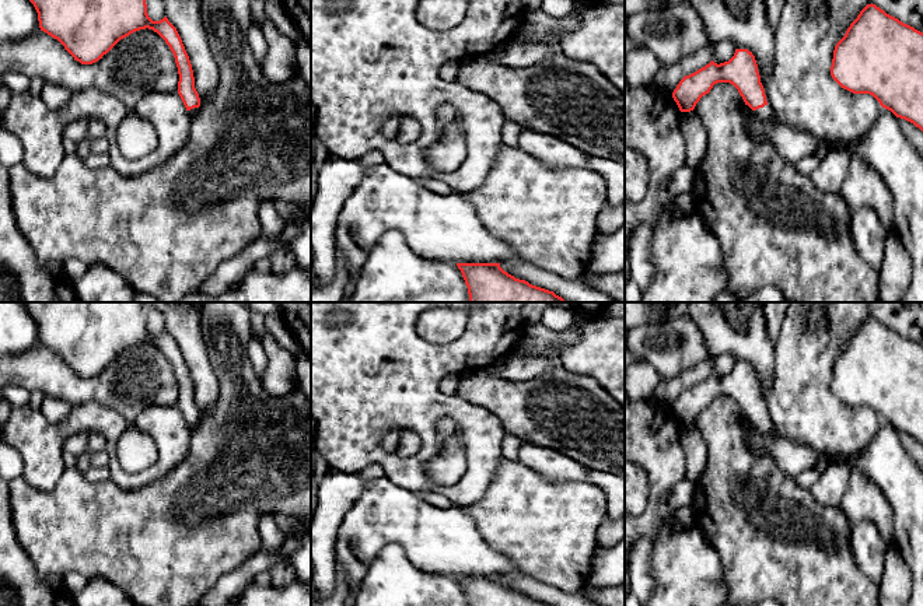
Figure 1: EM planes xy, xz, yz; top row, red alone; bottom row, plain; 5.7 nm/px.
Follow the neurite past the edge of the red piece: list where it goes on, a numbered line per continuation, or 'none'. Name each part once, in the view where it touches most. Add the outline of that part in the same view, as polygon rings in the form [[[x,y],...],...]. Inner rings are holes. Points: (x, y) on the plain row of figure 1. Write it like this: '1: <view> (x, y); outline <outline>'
1: yz (766, 427); outline [[[765,418],[763,421],[759,421],[754,425],[758,431],[772,438],[779,435],[779,431],[776,430],[775,424],[769,418]]]

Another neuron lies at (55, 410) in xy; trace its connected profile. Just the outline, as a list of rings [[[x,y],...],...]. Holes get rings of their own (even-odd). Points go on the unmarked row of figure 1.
[[[45,396],[39,410],[48,421],[60,423],[69,416],[71,407],[73,406],[63,399]]]

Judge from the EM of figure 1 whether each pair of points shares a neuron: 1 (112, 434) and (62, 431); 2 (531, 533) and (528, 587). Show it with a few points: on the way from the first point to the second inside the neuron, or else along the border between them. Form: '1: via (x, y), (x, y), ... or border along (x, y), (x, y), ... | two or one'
1: via (100, 423), (74, 423) | one
2: border along (518, 570), (559, 589) | two

